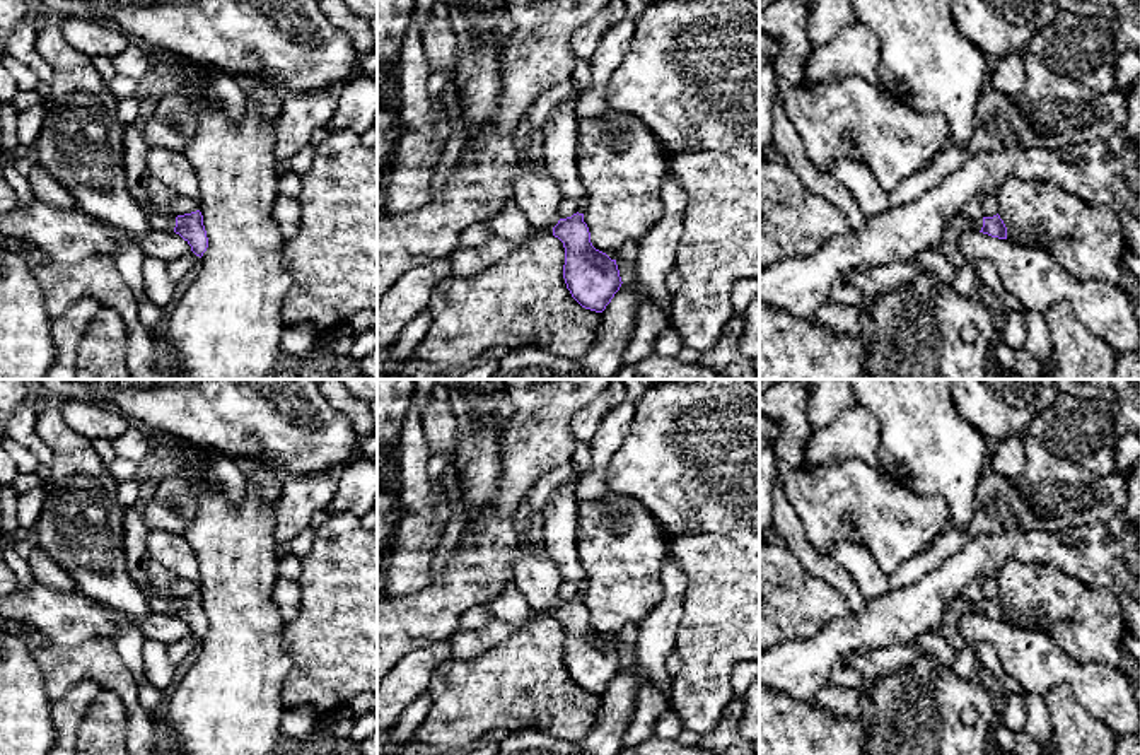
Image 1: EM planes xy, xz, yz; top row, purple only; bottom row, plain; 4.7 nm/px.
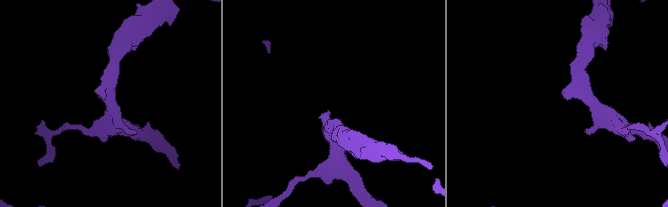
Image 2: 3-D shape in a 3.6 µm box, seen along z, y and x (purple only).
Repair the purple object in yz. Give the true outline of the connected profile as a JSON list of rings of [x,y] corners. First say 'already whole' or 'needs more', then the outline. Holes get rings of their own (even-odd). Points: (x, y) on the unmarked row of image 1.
needs more; [[[959,594],[954,601],[952,601],[952,610],[957,612],[959,615],[983,615],[988,617],[992,620],[998,620],[998,622],[1007,622],[1007,610],[1003,606],[1003,603],[1000,601],[1000,598],[993,598],[993,600],[981,600],[976,605],[969,605],[963,594]]]

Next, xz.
needs more; [[[522,499],[514,521],[521,540],[515,584],[532,608],[551,612],[563,625],[563,661],[572,680],[582,690],[602,695],[623,666],[616,642],[592,629],[584,596],[558,600],[563,582],[558,569],[526,540],[531,512],[531,506]]]

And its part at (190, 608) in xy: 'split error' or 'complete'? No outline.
split error

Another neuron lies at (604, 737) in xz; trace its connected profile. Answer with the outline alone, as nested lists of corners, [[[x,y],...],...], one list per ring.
[[[631,664],[621,666],[602,694],[602,704],[587,736],[580,741],[585,755],[618,755],[621,740],[633,716],[640,680]]]

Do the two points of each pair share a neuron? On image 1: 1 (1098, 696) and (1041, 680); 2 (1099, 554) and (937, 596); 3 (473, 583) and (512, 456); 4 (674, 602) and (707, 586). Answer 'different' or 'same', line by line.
1: same
2: same
3: same
4: different

